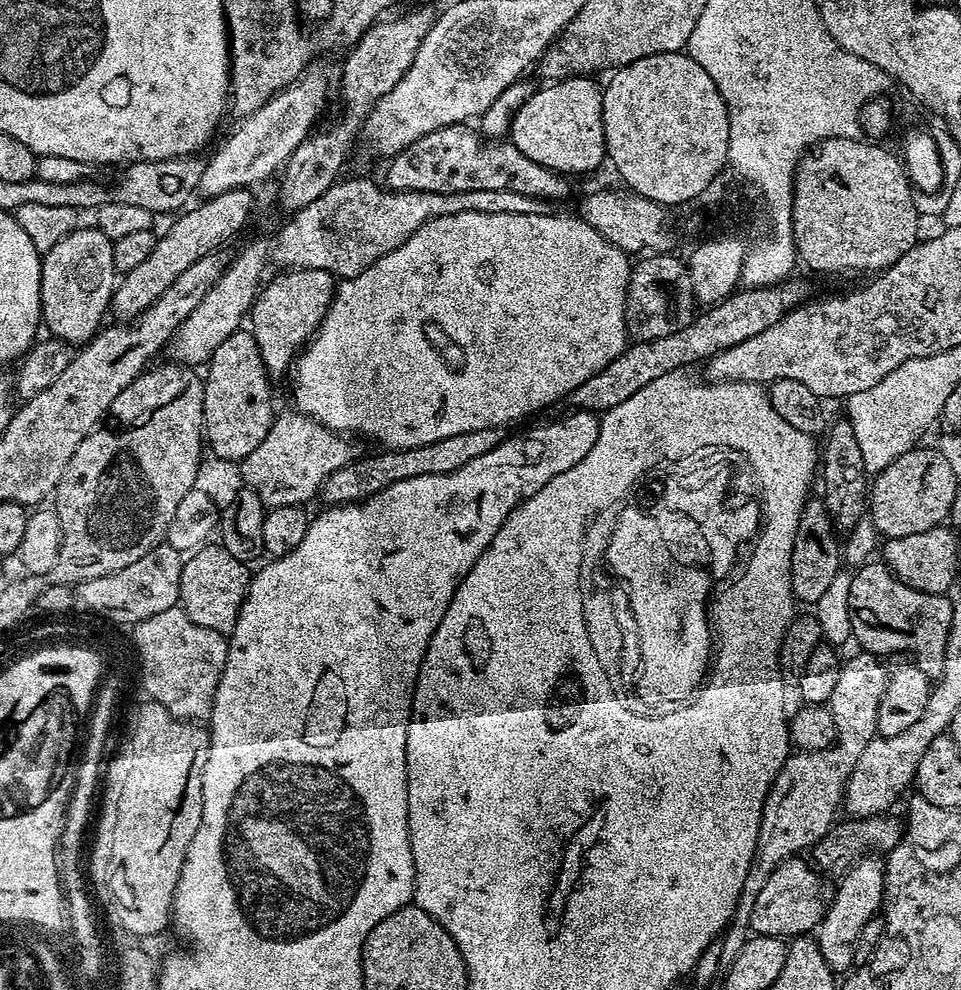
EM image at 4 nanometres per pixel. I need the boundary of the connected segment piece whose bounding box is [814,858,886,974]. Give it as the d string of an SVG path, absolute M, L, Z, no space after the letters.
M880 858L858 859L835 885L828 913L819 928L815 929L814 939L818 950L830 965L833 972L844 974L853 967L852 959L858 938L862 934L862 926L870 922L881 911L884 904L884 870L886 864Z

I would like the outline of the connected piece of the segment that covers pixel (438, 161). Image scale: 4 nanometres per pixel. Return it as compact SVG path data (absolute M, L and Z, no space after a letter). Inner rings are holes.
M451 124L418 138L406 150L391 157L388 164L387 187L394 192L429 192L454 194L466 190L514 190L514 194L536 196L555 202L568 196L567 175L538 166L522 150L504 140L487 141L479 131L464 124Z

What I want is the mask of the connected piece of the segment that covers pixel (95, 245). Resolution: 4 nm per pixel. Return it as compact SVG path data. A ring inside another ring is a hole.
M78 226L62 242L54 242L48 252L43 253L40 262L40 315L45 329L49 328L51 335L58 340L65 340L73 346L87 344L105 323L104 315L110 312L112 293L116 291L118 273L114 266L112 242L102 230L95 226Z

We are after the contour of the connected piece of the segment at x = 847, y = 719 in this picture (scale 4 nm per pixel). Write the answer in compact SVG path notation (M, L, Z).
M863 650L857 653L857 656L852 656L849 660L847 657L841 663L838 683L835 684L834 694L830 694L827 703L836 723L836 743L831 744L829 748L813 752L793 751L770 786L764 809L760 811L758 844L755 846L754 858L751 860L750 870L747 871L746 880L742 886L744 898L757 896L778 865L809 851L837 823L836 811L841 811L844 791L851 772L857 765L863 750L878 736L876 730L878 702L882 702L882 694L886 694L886 682L890 673L885 668L885 661L879 655Z

